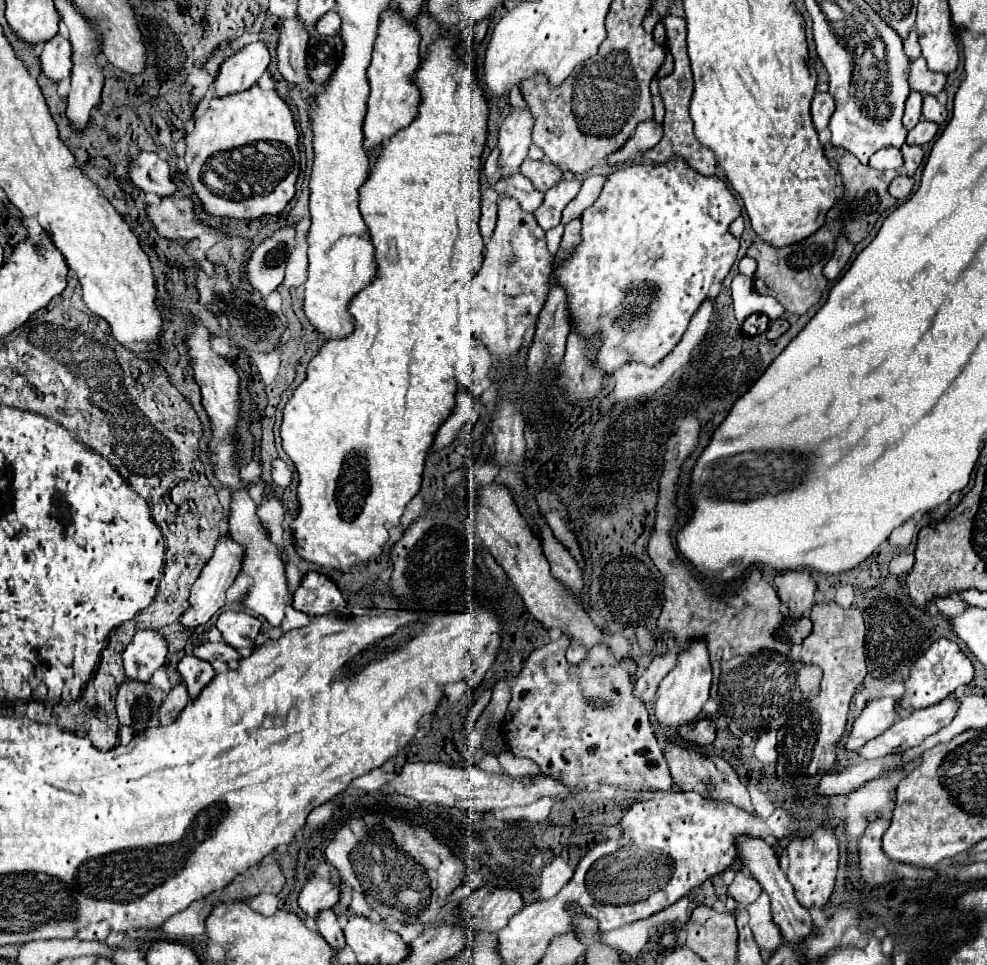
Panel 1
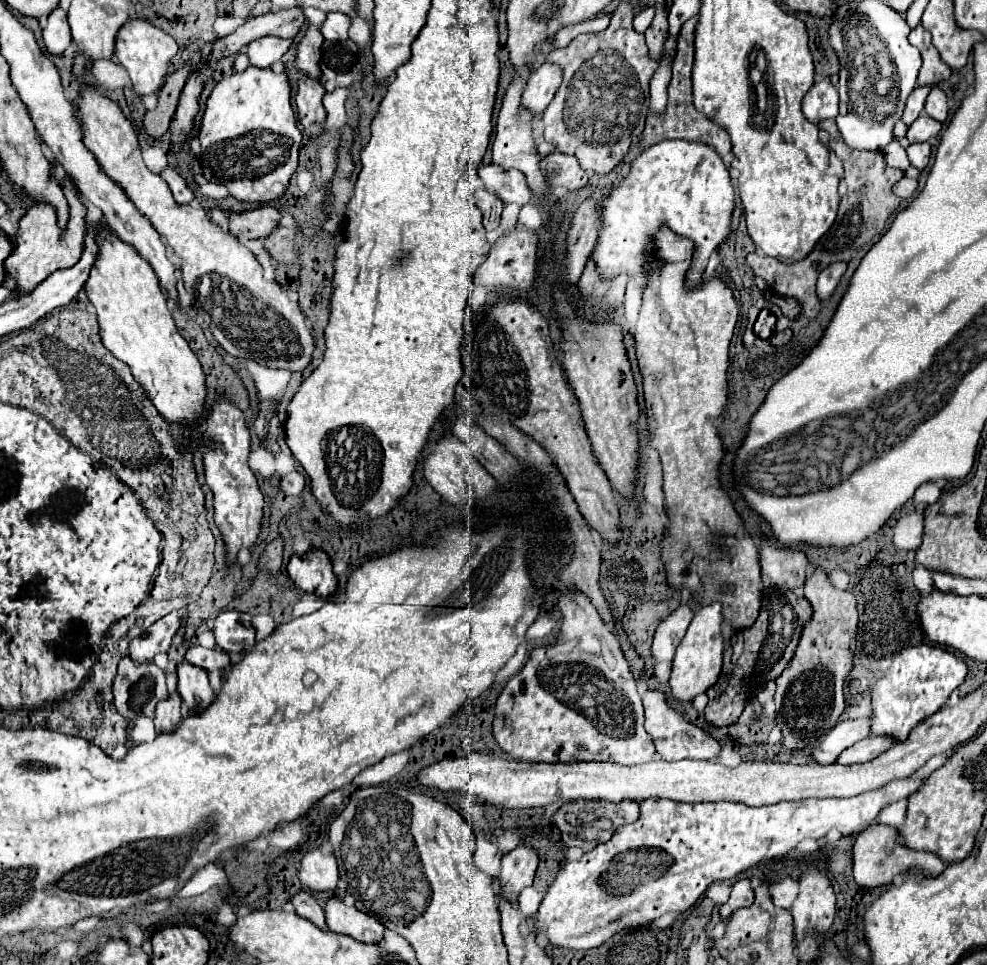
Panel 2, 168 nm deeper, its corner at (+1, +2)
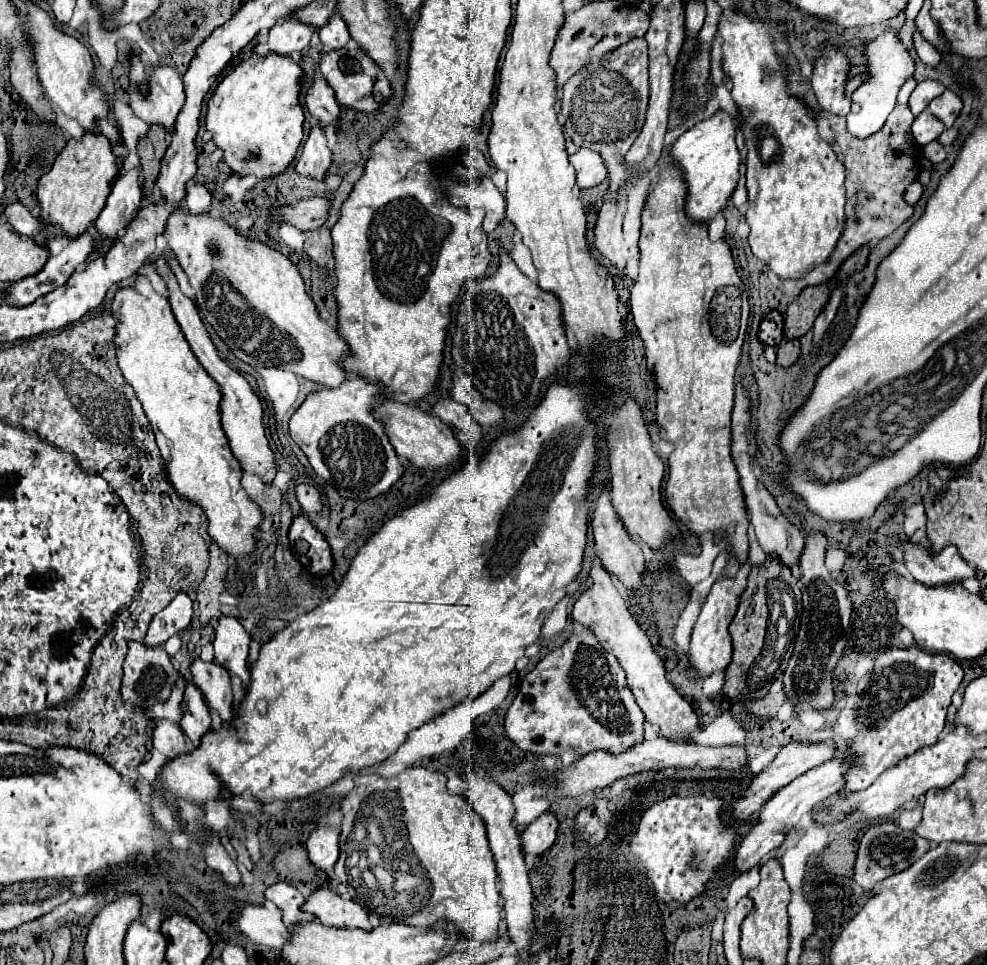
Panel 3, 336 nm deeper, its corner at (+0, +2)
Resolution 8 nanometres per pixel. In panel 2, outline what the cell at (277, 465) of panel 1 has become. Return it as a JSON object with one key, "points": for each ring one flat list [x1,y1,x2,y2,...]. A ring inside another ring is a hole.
{"points":[[291,471,281,477,281,489,287,495,299,495,303,491,303,487,305,487,305,477,297,471]]}

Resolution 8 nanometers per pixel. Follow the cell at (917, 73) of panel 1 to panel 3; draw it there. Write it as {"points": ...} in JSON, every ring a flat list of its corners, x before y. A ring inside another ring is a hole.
{"points":[[918,31,914,33,914,49,916,49,916,53,918,53,918,57,926,63,926,65,938,65,940,61,942,61,942,55,940,55,940,51,936,51,936,47,934,45,928,45,928,43,924,43,924,39,918,35]]}

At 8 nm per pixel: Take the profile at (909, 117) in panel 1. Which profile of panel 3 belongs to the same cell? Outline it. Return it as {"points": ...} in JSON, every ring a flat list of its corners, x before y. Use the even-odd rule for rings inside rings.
{"points":[[926,79,926,81,920,81,918,85,916,85,916,89,912,91,912,95,910,95,910,101,908,101,908,105,910,105,910,109,912,109,912,115,920,115,928,105,930,105,930,101,934,99,934,97,940,97,942,93,944,93,944,85,942,83,938,83,938,81,932,81,932,79]]}

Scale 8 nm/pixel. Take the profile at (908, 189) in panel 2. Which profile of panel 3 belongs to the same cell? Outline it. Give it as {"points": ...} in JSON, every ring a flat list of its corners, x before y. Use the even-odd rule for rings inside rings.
{"points":[[916,181,916,183,912,183,908,189,906,189,906,193,904,193,904,199,910,203,910,205,916,205,918,201,920,201,920,197,922,197,922,185]]}

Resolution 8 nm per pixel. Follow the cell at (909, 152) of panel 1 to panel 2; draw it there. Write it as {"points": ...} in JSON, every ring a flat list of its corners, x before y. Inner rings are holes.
{"points":[[917,143,917,145,909,145,907,147,907,155,909,155,909,161,915,169,923,169,927,163,929,163,929,155,931,155,931,147,929,143]]}

